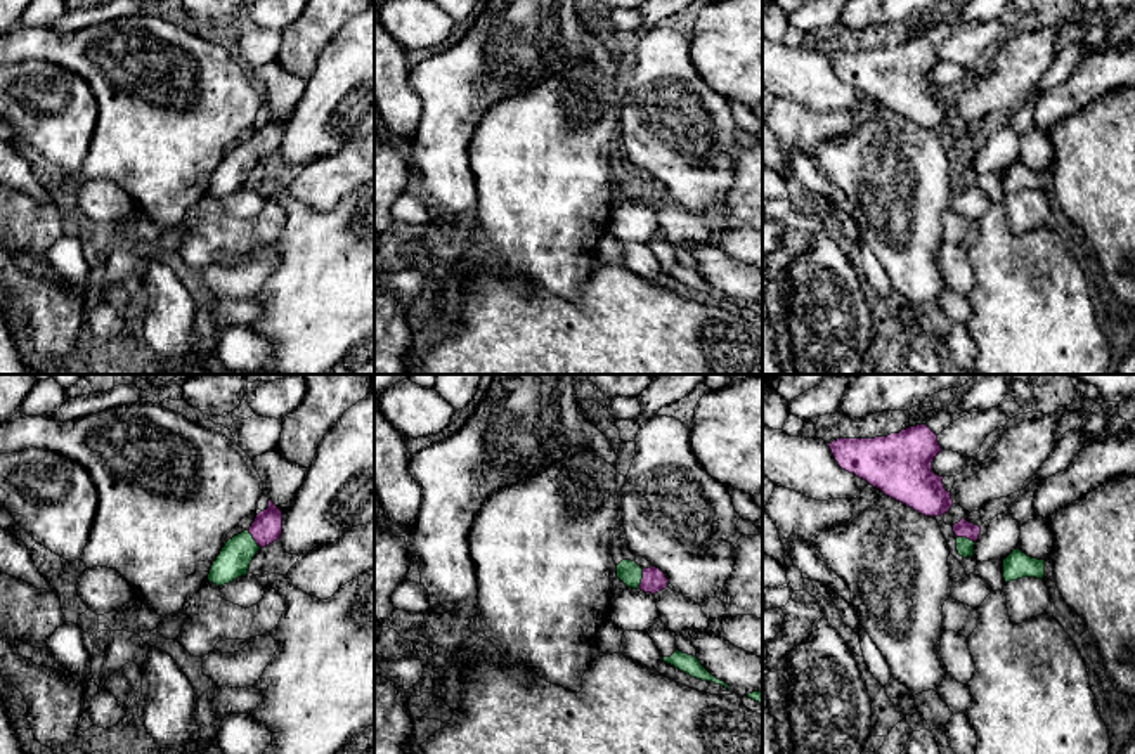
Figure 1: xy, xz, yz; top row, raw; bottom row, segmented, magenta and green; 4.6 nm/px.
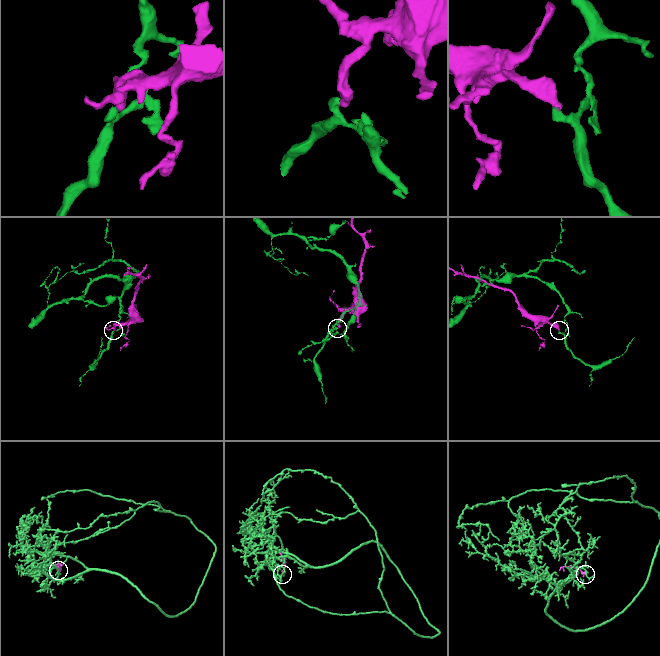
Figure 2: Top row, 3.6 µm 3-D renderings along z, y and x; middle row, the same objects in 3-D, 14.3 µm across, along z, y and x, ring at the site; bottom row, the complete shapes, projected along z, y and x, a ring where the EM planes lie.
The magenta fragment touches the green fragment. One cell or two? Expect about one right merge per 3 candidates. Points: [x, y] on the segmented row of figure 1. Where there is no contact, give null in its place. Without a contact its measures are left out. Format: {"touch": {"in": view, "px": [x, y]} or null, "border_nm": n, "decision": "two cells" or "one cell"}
{"touch": {"in": "xz", "px": [642, 579]}, "border_nm": 100, "decision": "one cell"}

